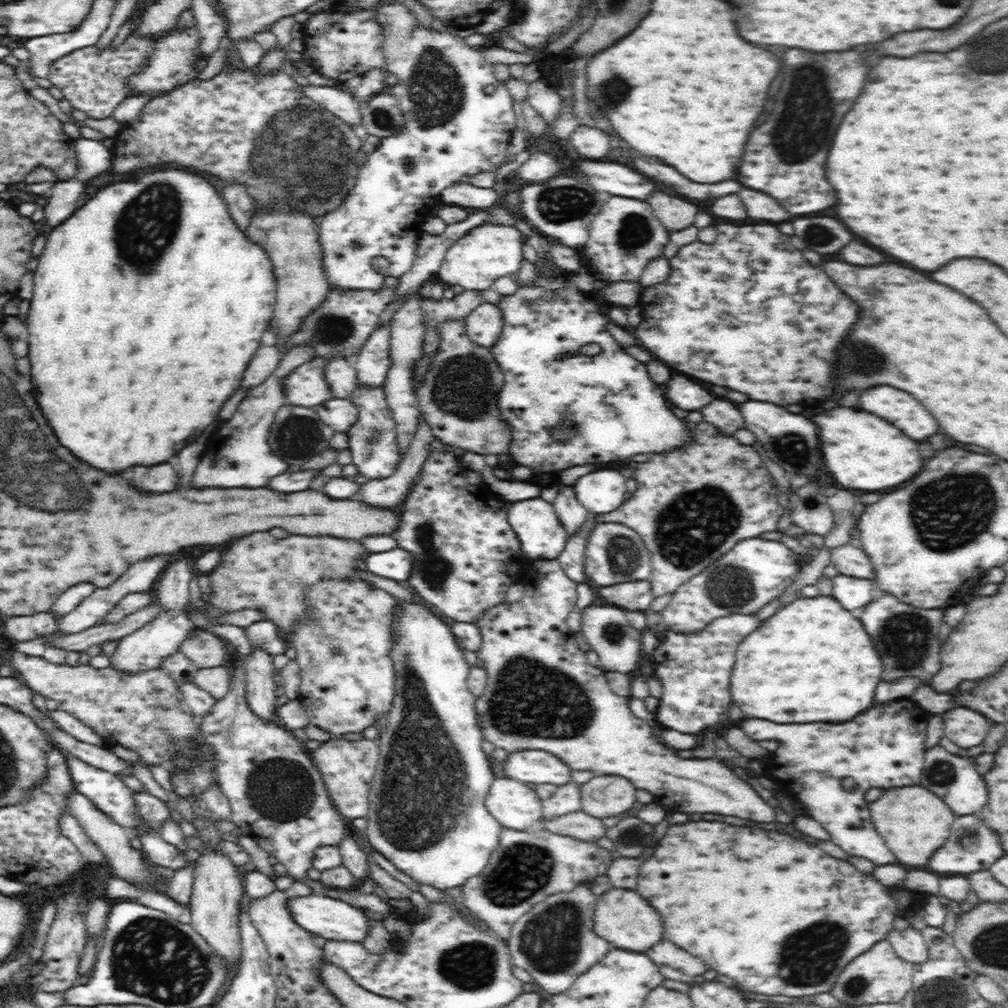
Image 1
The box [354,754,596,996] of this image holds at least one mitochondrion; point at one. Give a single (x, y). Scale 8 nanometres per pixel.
(550, 941)

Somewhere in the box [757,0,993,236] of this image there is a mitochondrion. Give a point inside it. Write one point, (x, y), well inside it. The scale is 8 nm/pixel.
(800, 131)

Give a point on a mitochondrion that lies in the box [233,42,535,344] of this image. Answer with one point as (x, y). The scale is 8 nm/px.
(301, 149)

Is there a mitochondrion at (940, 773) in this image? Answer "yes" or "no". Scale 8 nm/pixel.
yes

